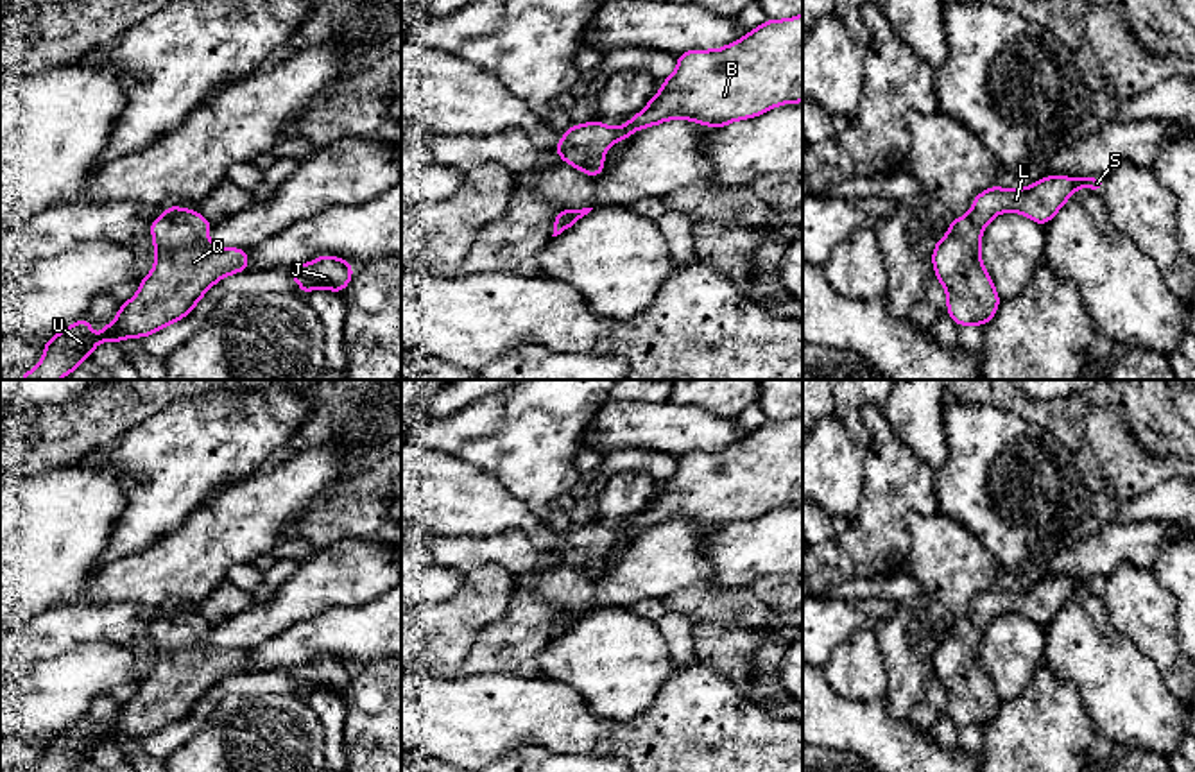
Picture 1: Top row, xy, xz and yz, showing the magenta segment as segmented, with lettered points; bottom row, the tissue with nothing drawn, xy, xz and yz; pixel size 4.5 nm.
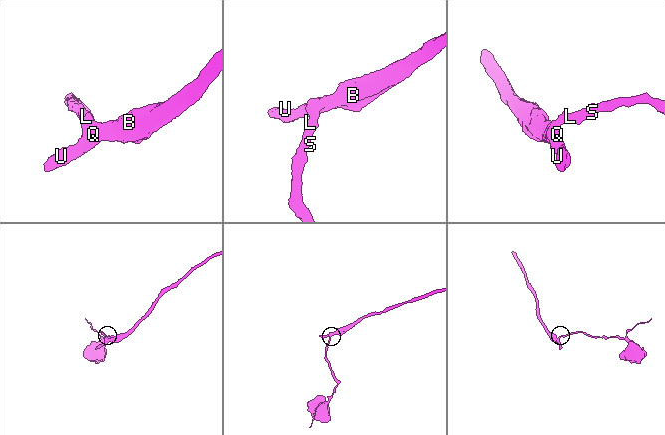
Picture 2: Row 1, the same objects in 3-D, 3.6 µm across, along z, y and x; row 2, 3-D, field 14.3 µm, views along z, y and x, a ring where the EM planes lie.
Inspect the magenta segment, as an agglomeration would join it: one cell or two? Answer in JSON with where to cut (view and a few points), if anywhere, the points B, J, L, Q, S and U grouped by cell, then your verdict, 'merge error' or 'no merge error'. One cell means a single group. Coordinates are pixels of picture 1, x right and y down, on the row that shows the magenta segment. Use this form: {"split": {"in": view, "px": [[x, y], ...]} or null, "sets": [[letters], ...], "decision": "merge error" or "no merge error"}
{"split": null, "sets": [["B", "J", "L", "Q", "S", "U"]], "decision": "no merge error"}

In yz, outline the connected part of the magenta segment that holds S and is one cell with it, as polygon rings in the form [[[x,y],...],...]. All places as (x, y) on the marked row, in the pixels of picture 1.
[[[1046,176],[1032,186],[1005,190],[998,184],[976,193],[967,217],[950,220],[948,235],[935,240],[932,263],[944,285],[946,312],[960,328],[985,326],[996,313],[1000,296],[980,258],[984,227],[1002,211],[1021,213],[1045,226],[1080,186],[1102,193],[1105,177]]]

